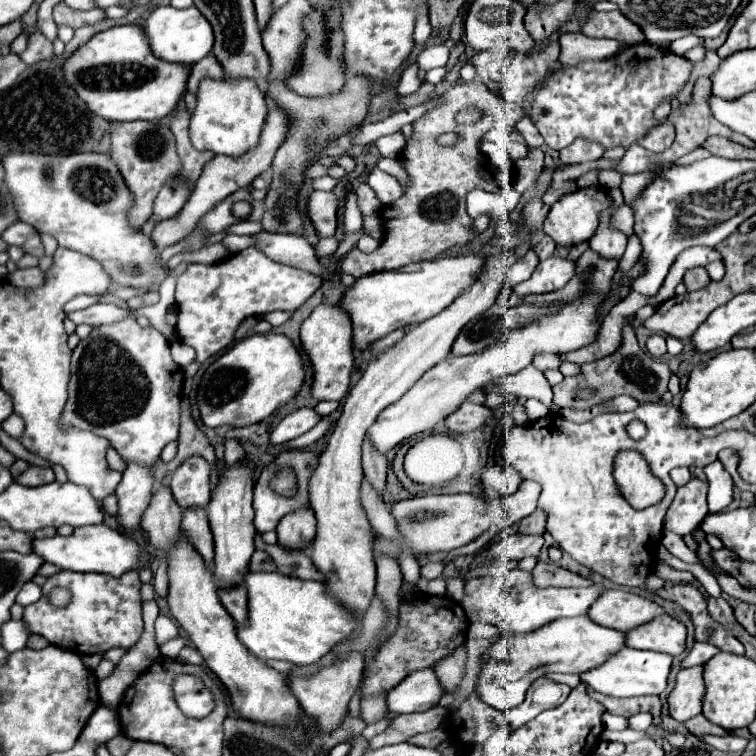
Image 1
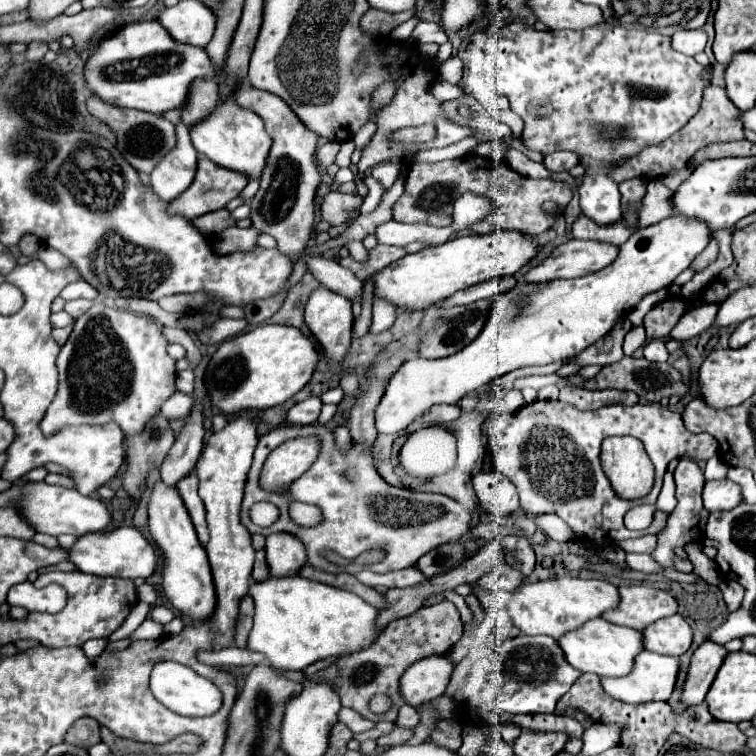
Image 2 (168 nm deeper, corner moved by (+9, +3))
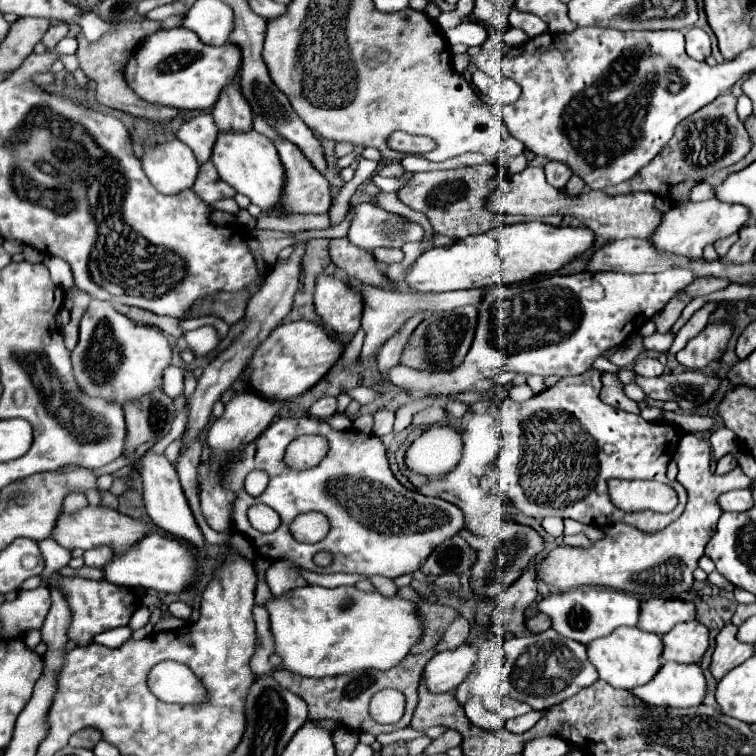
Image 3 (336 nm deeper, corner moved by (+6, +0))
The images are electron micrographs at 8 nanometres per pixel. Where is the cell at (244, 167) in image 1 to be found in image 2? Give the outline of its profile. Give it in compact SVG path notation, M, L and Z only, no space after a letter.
M199 155L199 163L197 163L197 175L191 183L191 187L181 193L175 201L171 201L167 205L167 213L169 215L181 215L185 217L187 221L193 221L195 217L201 217L209 211L217 211L217 209L223 209L233 197L237 197L243 187L249 183L249 177L245 173L239 173L239 171L231 171L231 169L225 169L225 167L219 167L215 165L213 161L209 161L205 155Z

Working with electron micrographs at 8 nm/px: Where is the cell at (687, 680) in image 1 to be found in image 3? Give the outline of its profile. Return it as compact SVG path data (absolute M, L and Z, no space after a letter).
M728 624L716 636L716 650L710 666L716 680L722 680L732 668L740 666L742 662L754 656L754 644L740 642L736 634L738 634L738 626Z

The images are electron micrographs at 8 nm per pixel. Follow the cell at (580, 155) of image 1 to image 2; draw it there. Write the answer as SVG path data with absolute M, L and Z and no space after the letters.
M557 151L557 153L545 155L543 163L551 171L569 171L571 167L575 167L579 163L579 155L573 151Z

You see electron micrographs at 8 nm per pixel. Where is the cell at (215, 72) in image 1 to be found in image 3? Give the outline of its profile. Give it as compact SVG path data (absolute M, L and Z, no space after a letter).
M200 114L186 120L176 132L176 138L192 148L200 164L210 160L212 148L214 148L212 144L216 142L216 136L218 136L218 128L210 114Z

